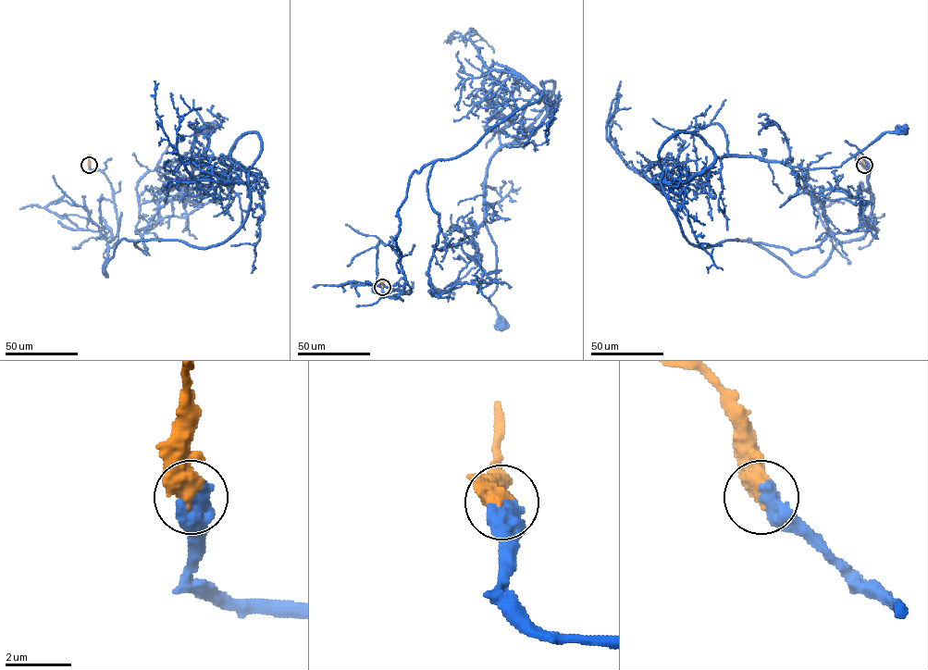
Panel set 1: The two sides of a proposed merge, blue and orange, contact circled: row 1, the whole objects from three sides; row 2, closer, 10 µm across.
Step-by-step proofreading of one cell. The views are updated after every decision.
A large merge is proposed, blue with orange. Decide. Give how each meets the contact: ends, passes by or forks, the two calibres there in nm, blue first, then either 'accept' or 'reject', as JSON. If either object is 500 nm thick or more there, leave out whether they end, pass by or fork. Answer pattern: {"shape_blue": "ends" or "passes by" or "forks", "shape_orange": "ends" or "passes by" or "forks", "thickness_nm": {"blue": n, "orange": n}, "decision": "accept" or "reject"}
{"thickness_nm": {"blue": 600, "orange": 600}, "decision": "accept"}

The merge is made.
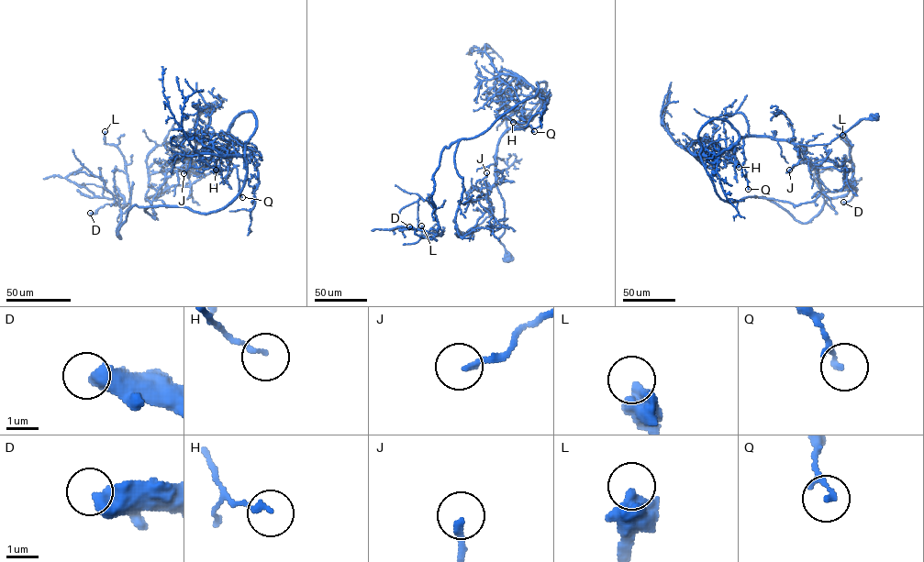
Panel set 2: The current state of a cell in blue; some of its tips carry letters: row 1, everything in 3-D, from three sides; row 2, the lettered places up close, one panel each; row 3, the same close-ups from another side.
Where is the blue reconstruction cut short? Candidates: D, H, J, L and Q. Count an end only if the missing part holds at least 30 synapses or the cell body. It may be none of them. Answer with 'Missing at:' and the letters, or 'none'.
Missing at: none

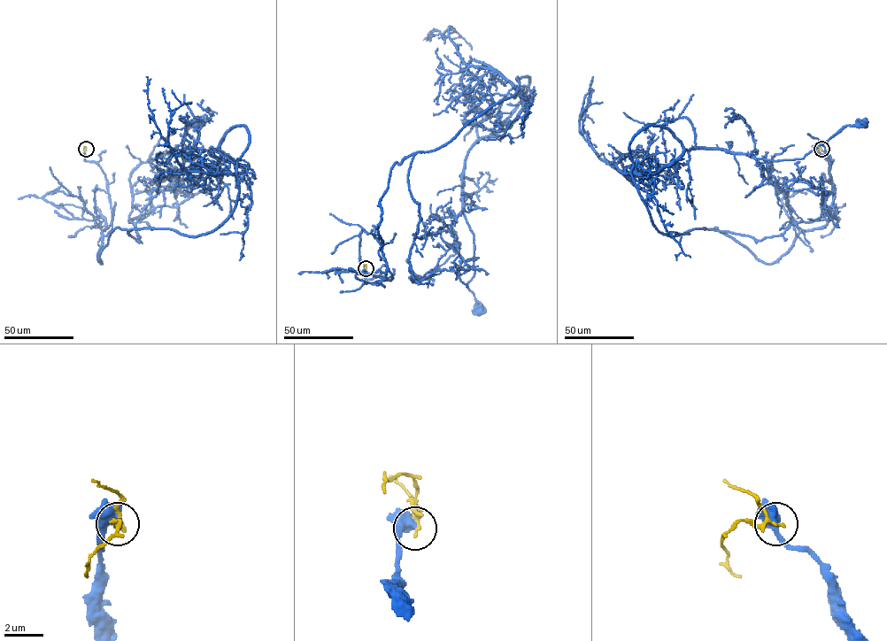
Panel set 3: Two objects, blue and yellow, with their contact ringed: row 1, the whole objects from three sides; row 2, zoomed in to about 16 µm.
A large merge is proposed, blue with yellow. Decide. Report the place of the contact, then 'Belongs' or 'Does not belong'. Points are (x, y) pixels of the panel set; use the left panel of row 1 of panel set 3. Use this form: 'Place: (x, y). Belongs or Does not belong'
Place: (86, 149). Does not belong

